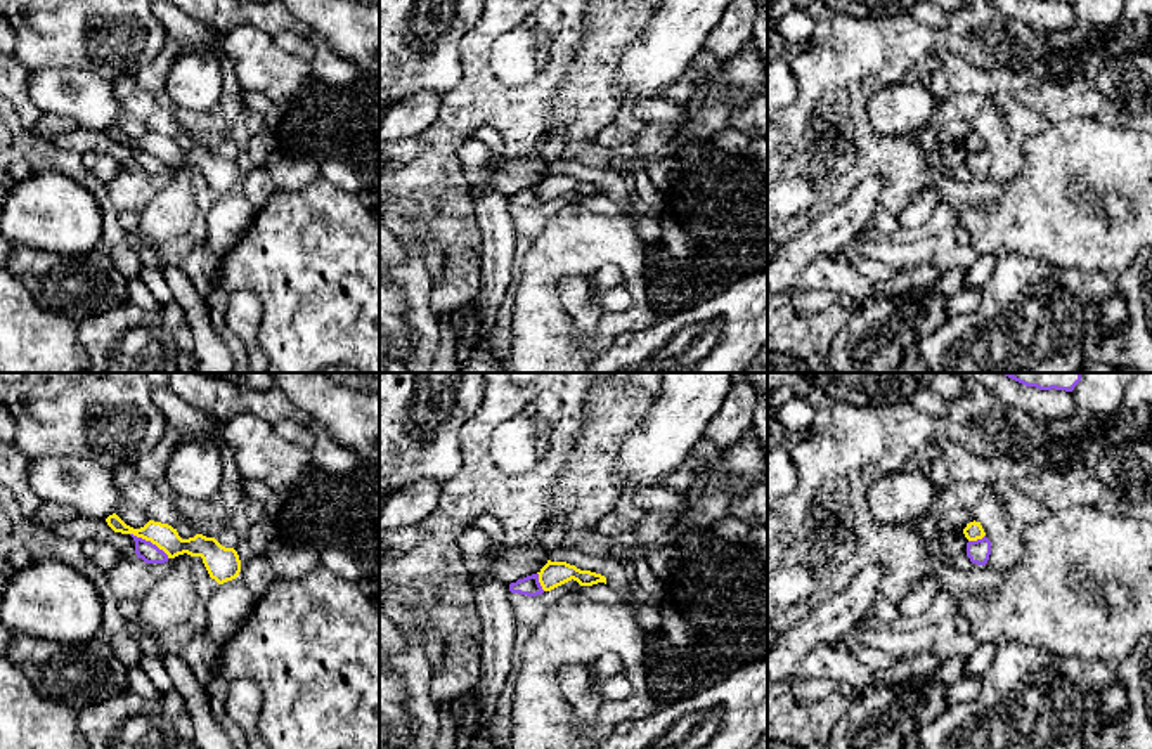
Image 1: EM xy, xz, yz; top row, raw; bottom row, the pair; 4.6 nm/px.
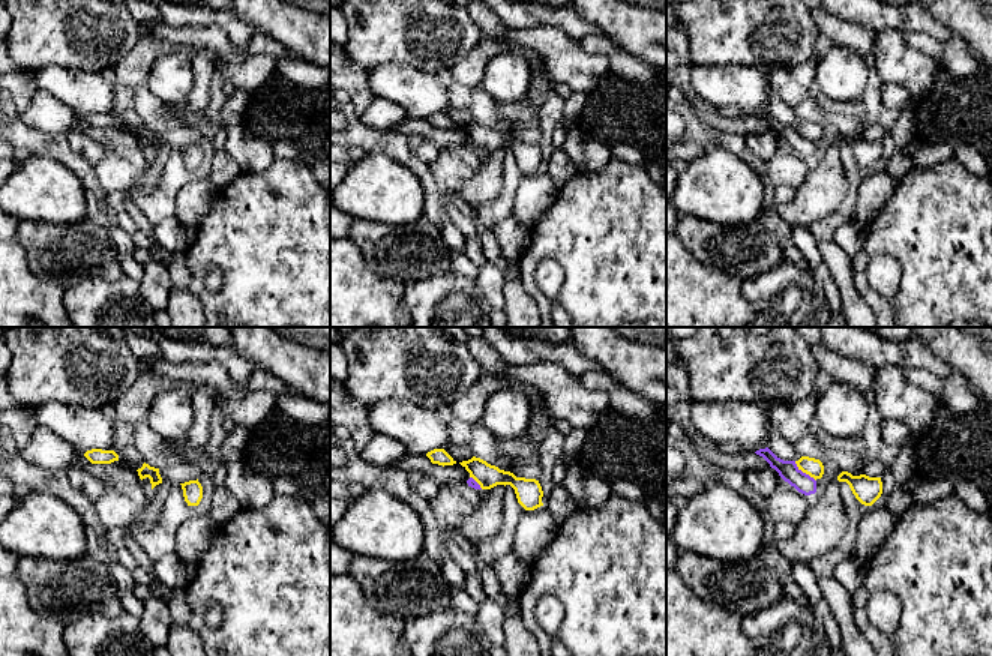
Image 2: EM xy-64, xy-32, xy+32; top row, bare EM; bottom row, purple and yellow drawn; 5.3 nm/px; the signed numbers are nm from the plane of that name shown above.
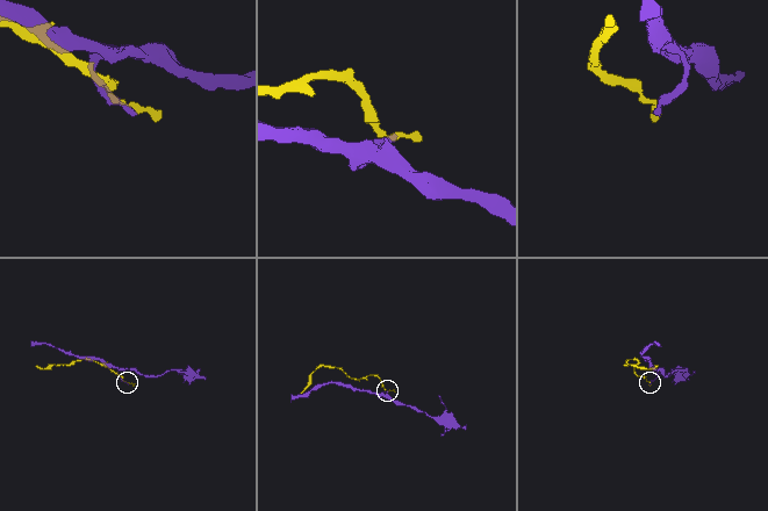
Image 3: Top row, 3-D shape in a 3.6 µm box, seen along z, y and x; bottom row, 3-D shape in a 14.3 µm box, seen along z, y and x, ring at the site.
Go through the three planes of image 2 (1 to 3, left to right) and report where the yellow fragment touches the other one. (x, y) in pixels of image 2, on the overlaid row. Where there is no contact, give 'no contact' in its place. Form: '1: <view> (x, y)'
1: no contact
2: xy-32 (476, 482)
3: xy+32 (805, 473)

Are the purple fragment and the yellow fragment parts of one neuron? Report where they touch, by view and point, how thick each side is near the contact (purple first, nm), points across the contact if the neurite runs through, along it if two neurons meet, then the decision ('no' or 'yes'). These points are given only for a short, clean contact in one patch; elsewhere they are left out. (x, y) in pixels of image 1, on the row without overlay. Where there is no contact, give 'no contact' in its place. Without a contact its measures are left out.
xy (149, 153) | 90/120 nm | along xy (130, 144), (149, 151), (168, 169) | no

